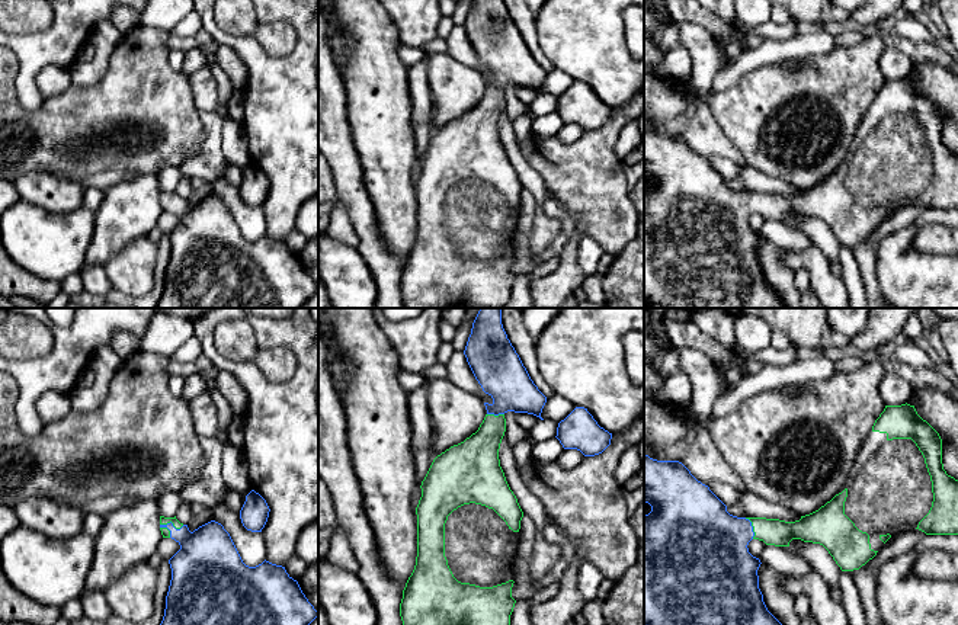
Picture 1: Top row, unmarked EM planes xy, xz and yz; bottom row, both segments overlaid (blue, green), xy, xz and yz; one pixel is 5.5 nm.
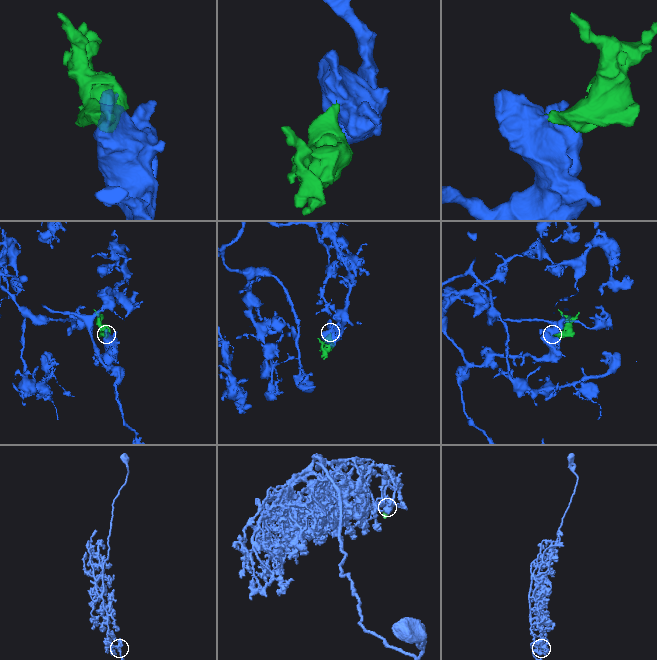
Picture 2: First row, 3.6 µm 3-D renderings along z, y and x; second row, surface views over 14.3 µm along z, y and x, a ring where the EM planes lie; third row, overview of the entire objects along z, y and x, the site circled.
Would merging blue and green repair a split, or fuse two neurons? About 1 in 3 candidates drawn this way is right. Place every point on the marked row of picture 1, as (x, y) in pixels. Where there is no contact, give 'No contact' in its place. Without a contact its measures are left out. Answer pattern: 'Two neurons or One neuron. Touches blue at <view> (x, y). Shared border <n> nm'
One neuron. Touches blue at xy (172, 523). Shared border 140 nm

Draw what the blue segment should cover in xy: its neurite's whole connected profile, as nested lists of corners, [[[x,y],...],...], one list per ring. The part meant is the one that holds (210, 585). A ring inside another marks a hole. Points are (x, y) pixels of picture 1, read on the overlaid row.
[[[160,516],[160,531],[163,538],[172,538],[180,545],[180,549],[169,560],[172,580],[160,625],[310,625],[318,616],[285,567],[266,560],[256,567],[246,565],[221,523],[211,520],[190,532],[188,525],[180,523],[176,516]]]

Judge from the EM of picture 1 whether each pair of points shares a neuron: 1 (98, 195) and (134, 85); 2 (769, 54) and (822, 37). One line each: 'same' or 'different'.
1: different
2: same

